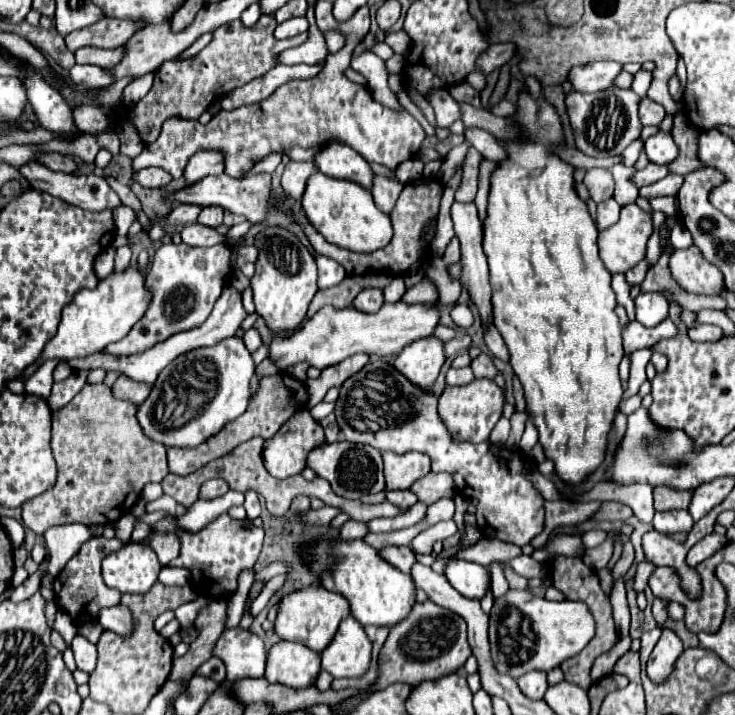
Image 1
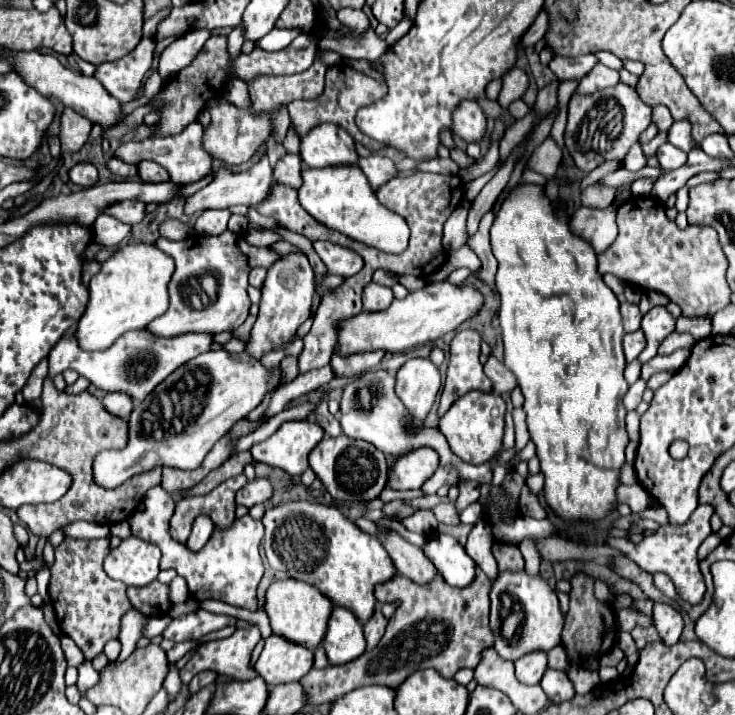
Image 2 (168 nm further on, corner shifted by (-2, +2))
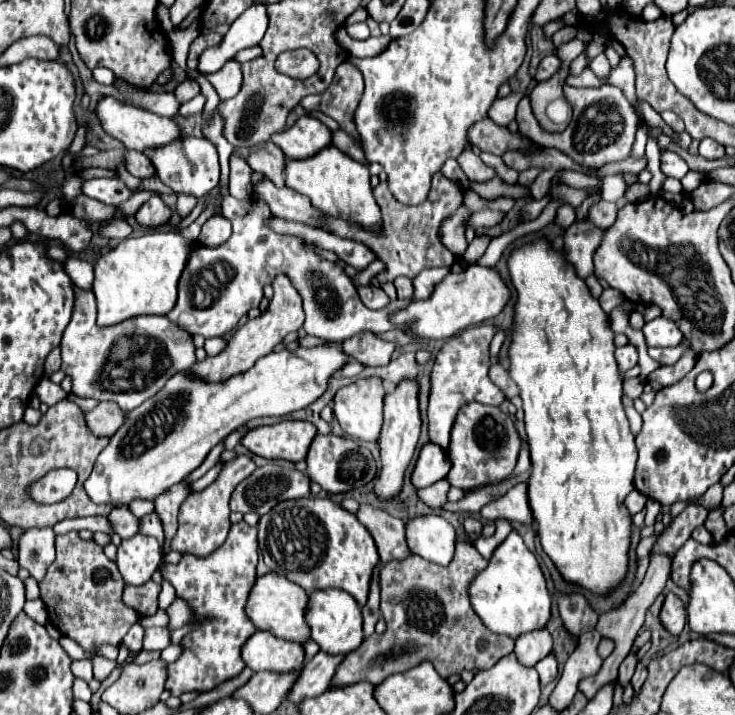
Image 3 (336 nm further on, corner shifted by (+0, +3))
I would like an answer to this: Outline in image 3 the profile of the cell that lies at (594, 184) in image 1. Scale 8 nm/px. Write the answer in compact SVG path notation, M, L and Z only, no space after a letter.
M600 201L590 209L590 221L600 229L610 229L616 221L616 215L618 215L618 207L606 201Z

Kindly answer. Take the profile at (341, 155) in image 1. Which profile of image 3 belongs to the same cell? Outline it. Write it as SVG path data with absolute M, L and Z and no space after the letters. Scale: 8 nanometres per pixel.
M302 115L292 127L272 135L272 141L288 159L306 159L330 145L330 129L316 117Z

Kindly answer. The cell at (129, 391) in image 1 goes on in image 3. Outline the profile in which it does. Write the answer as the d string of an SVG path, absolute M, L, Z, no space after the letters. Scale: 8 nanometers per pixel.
M98 403L84 419L92 435L112 437L124 423L124 411L116 403Z

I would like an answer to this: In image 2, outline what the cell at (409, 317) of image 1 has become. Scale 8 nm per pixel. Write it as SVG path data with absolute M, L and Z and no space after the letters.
M432 282L422 290L410 292L402 300L394 300L388 310L382 312L360 312L356 316L340 320L336 324L336 350L340 356L350 356L356 352L384 350L384 352L404 352L436 338L446 332L456 330L464 320L474 316L482 306L482 294L474 288L462 288L448 282Z

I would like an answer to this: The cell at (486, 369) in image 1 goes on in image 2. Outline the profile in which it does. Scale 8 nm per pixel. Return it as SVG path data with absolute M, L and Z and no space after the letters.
M494 354L488 356L488 360L484 364L484 374L492 380L492 390L496 394L512 392L516 386L516 378L512 376L512 372Z

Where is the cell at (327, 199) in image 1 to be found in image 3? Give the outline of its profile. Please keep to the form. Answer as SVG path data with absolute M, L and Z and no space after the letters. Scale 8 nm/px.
M328 145L308 159L288 159L284 165L284 177L286 187L308 195L314 207L322 207L326 215L354 219L354 223L362 223L364 227L370 227L370 231L378 231L380 211L372 195L368 165L350 159L346 153L338 151L338 147Z

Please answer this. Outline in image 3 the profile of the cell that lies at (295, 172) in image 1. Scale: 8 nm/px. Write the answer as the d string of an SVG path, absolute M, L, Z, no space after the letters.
M266 141L262 147L256 147L246 157L246 163L252 171L264 173L276 187L284 185L284 163L286 157L280 147L276 147L272 141Z

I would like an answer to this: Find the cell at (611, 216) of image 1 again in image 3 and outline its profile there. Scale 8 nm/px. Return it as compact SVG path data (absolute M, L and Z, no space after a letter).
M590 221L572 223L564 233L564 259L574 267L580 279L586 279L594 273L592 255L598 249L604 231L594 227Z

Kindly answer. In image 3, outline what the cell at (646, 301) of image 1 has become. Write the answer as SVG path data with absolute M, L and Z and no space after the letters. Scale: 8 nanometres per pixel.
M656 317L654 321L644 325L644 335L648 347L676 347L684 341L682 331L678 331L678 325L666 317Z

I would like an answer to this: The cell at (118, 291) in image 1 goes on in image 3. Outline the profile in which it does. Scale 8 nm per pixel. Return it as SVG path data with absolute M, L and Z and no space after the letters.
M154 231L142 237L128 237L116 249L100 255L94 265L96 277L94 277L94 287L92 287L96 295L96 303L98 303L98 325L110 327L112 323L122 323L138 315L166 315L176 303L178 279L188 263L188 257L194 245L196 245L194 241L184 239L178 231Z

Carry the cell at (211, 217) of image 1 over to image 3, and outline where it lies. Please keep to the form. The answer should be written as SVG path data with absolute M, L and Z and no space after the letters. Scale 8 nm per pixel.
M214 215L210 217L204 227L202 227L202 233L198 237L198 243L204 245L204 247L220 247L222 243L226 243L226 239L230 239L232 235L232 225L228 219L222 219L222 215Z

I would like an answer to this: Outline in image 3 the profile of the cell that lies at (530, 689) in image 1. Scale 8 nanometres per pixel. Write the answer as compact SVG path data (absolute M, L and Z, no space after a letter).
M544 627L544 629L536 629L536 631L518 635L514 655L526 665L536 665L538 659L546 657L550 651L552 651L552 637L548 629Z

